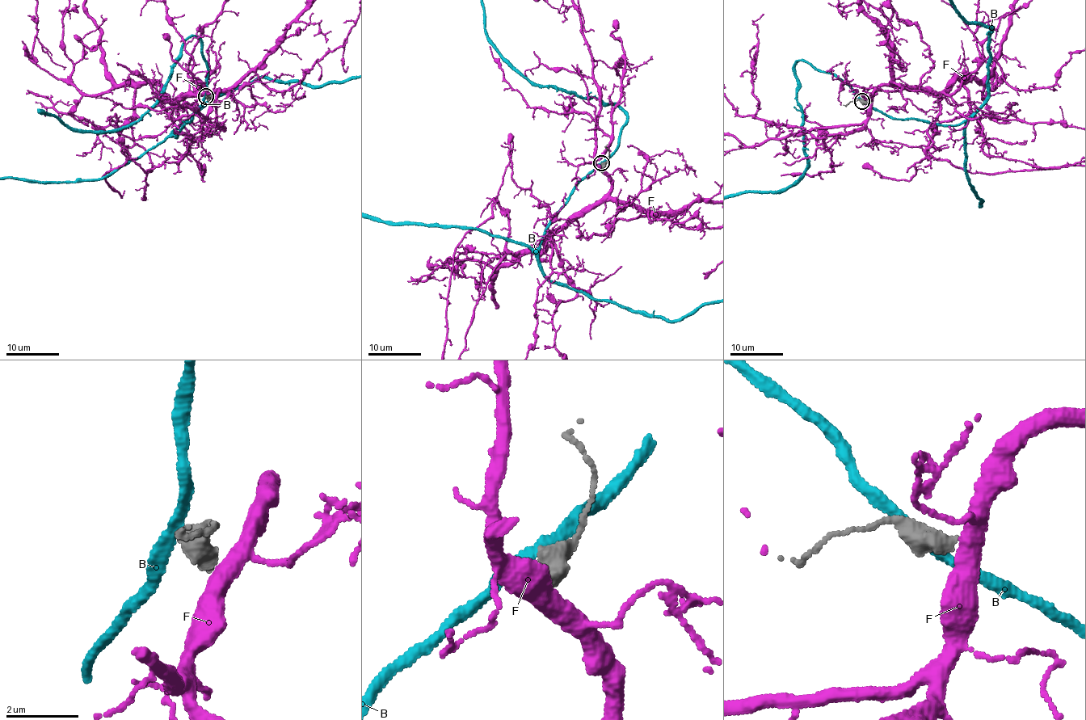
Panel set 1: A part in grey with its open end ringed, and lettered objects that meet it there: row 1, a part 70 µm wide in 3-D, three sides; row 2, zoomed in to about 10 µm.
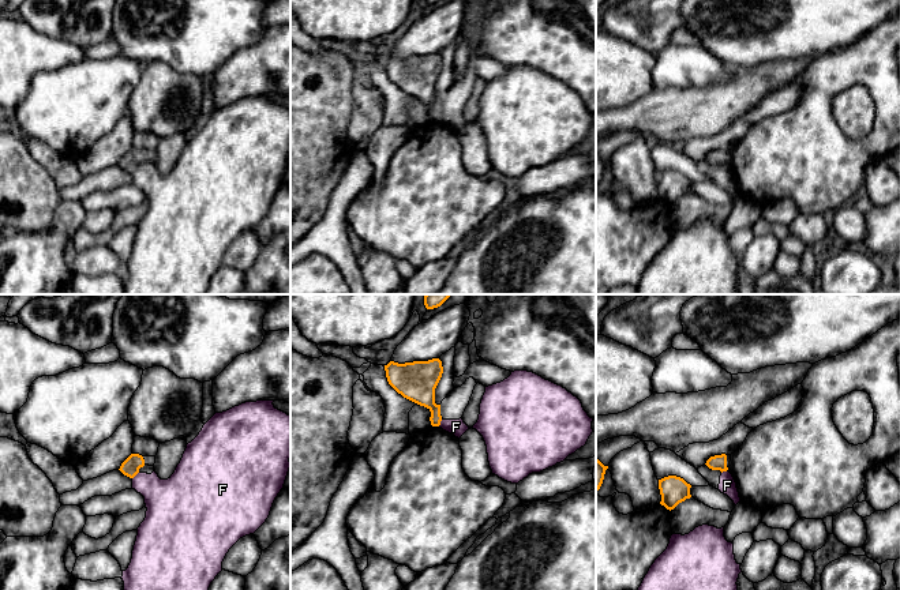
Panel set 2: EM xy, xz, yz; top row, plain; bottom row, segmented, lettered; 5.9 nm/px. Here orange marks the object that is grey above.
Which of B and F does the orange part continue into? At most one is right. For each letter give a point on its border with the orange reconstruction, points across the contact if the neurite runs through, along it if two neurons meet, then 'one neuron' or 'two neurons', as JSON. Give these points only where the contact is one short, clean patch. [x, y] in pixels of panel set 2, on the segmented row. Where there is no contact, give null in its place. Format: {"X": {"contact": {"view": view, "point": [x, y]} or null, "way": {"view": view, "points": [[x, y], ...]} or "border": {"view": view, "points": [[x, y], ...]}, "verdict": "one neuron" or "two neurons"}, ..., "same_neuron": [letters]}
{"B": {"contact": null, "verdict": "two neurons"}, "F": {"contact": {"view": "xz", "point": [439, 423]}, "border": {"view": "xz", "points": [[442, 418], [438, 425]]}, "verdict": "two neurons"}, "same_neuron": []}

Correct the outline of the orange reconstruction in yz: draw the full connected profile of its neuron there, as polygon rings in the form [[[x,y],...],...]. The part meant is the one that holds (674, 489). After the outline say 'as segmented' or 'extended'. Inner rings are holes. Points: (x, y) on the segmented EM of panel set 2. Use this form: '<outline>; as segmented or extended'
[[[668,476],[659,480],[659,489],[661,495],[660,504],[670,511],[674,510],[679,503],[691,497],[690,488],[690,484],[676,476]]]; as segmented

